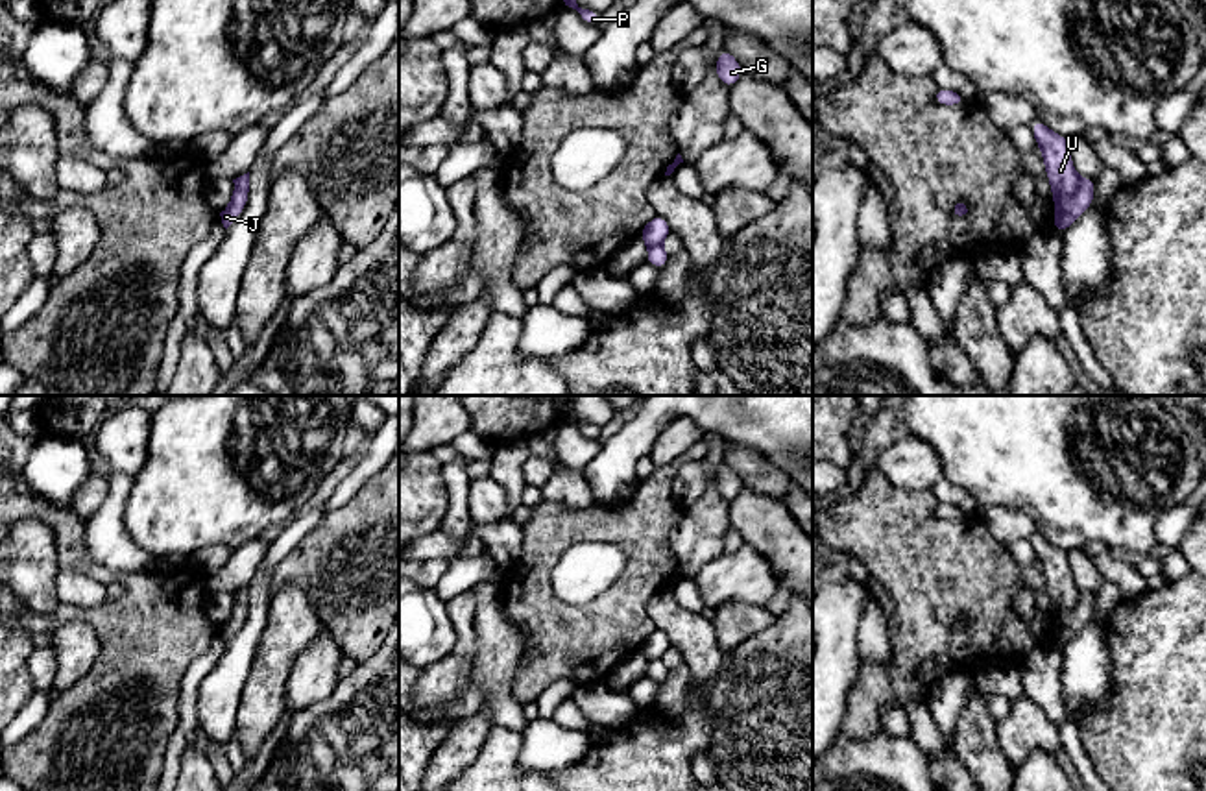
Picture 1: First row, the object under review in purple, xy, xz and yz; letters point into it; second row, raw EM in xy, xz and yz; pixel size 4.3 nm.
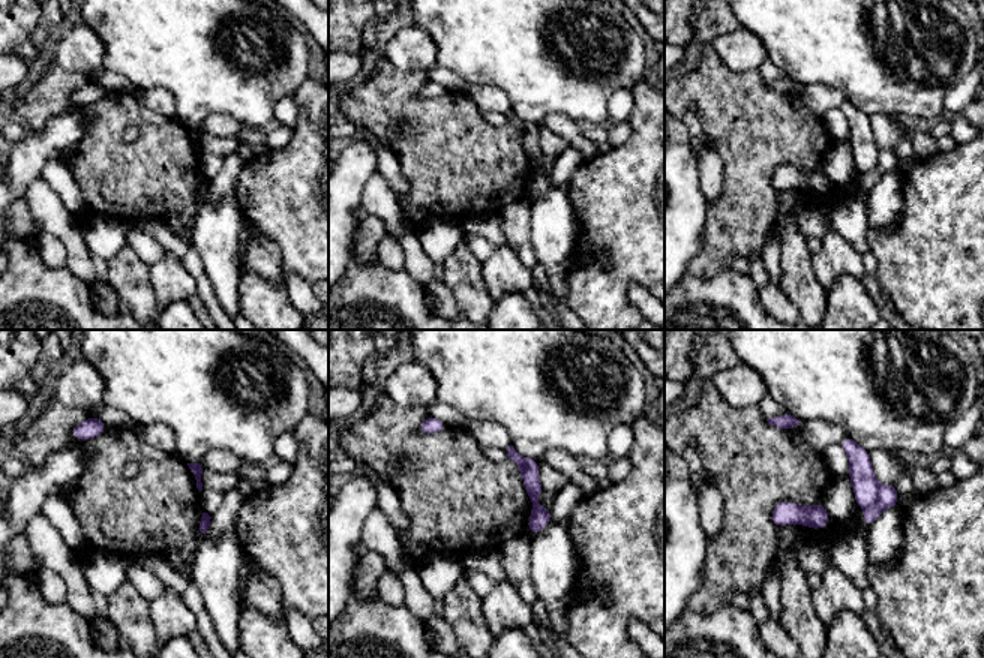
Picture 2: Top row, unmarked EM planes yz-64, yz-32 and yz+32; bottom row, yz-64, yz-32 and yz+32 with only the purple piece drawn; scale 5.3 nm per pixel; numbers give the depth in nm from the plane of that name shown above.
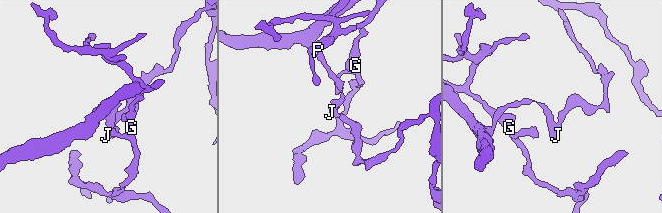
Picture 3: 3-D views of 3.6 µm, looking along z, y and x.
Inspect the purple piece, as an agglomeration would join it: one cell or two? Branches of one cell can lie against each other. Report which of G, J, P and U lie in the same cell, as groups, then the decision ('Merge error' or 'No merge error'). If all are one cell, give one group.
Groups: G P U / J. Merge error

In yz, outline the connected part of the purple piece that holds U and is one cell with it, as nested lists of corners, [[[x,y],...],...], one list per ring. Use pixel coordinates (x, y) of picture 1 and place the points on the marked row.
[[[1040,118],[1031,124],[1031,129],[1043,157],[1053,200],[1069,200],[1075,194],[1080,177],[1071,163],[1067,139],[1051,131]]]

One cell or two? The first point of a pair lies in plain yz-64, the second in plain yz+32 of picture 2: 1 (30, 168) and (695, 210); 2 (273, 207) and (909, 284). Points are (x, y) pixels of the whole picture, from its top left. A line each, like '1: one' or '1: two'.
1: one
2: one

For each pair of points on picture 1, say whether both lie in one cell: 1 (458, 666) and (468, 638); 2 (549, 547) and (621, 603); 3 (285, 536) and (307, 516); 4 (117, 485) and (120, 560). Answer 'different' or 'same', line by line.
1: same
2: same
3: same
4: same

